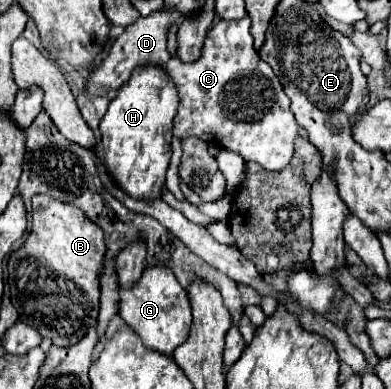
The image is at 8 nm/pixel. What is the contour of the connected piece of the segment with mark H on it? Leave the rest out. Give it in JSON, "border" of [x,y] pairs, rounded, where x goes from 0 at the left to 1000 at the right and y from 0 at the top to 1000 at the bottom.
{"border":[[[355,172],[335,208],[284,254],[258,306],[263,424],[294,476],[340,512],[412,512],[427,429],[437,414],[437,326],[453,290],[453,229],[417,177]]]}

